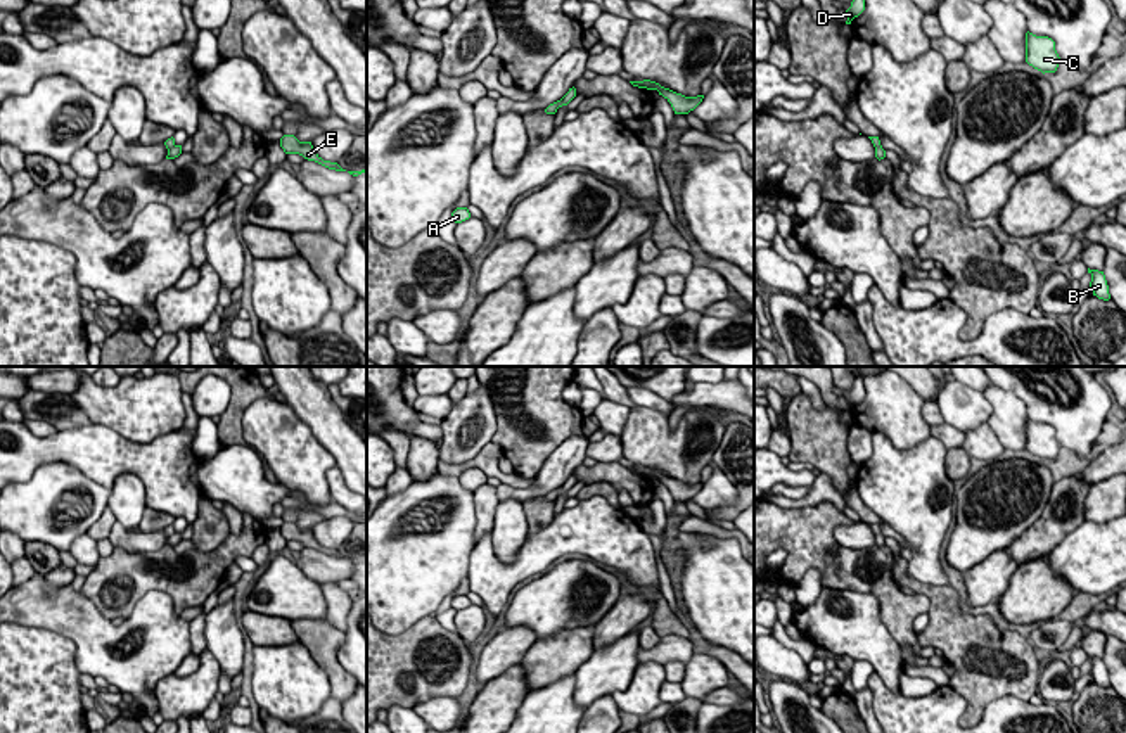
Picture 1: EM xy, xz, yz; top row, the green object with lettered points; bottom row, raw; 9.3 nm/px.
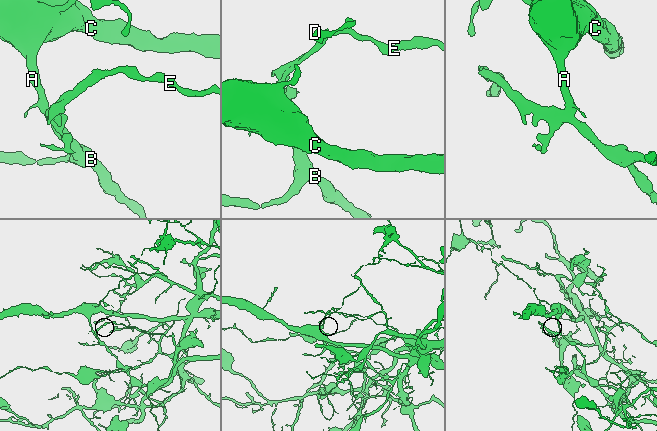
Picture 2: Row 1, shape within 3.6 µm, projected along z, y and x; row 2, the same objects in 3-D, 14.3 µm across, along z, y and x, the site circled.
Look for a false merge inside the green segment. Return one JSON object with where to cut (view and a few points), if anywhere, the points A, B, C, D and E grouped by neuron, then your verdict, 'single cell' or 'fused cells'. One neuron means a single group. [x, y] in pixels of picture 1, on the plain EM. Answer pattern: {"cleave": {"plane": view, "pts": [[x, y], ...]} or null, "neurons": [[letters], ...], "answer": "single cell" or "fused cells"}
{"cleave": {"plane": "xy", "pts": [[175, 533], [168, 536]]}, "neurons": [["A", "B", "C", "D"], ["E"]], "answer": "fused cells"}

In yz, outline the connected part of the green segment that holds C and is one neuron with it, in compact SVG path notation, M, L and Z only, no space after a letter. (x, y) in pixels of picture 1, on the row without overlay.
M1026 420L1026 449L1034 456L1045 460L1055 460L1060 444L1055 437L1055 429L1048 424L1036 424Z

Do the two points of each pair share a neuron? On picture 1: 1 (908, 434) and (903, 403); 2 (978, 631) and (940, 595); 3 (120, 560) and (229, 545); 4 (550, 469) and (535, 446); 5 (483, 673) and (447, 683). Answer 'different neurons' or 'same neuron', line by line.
1: same neuron
2: same neuron
3: same neuron
4: different neurons
5: different neurons

